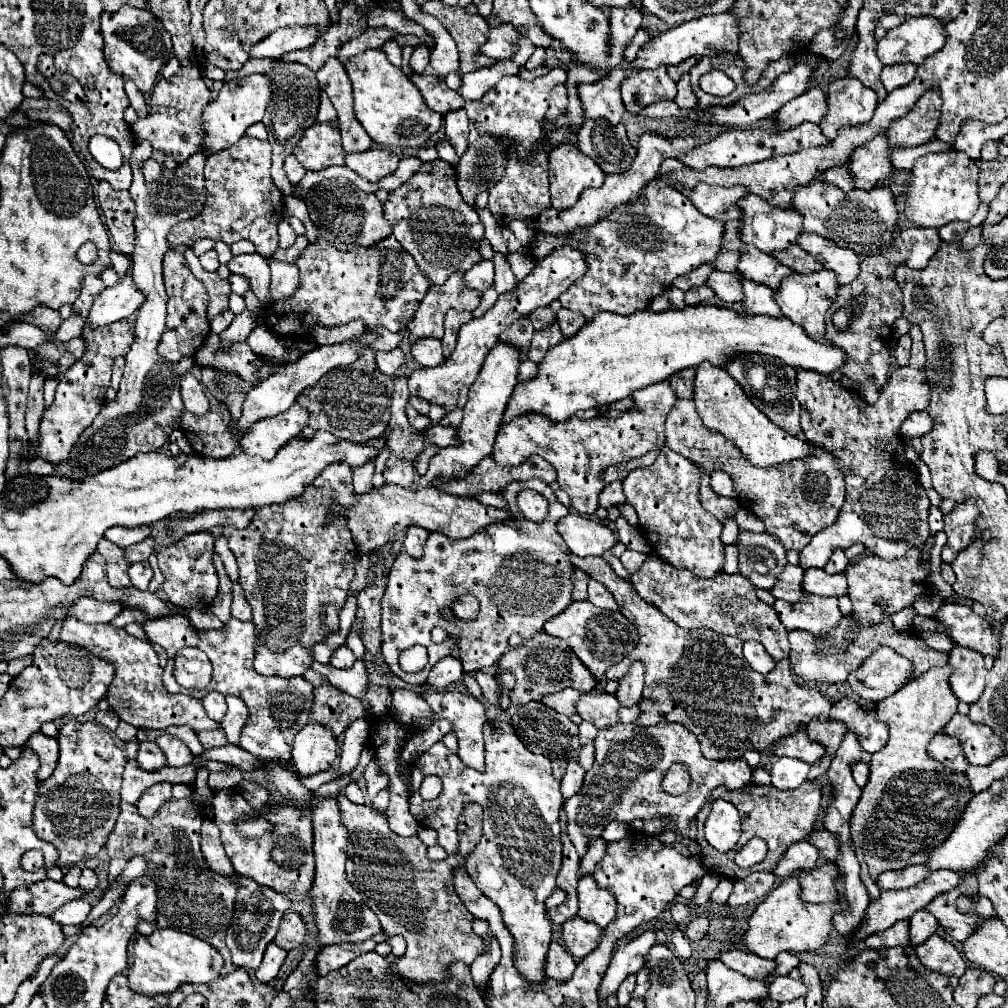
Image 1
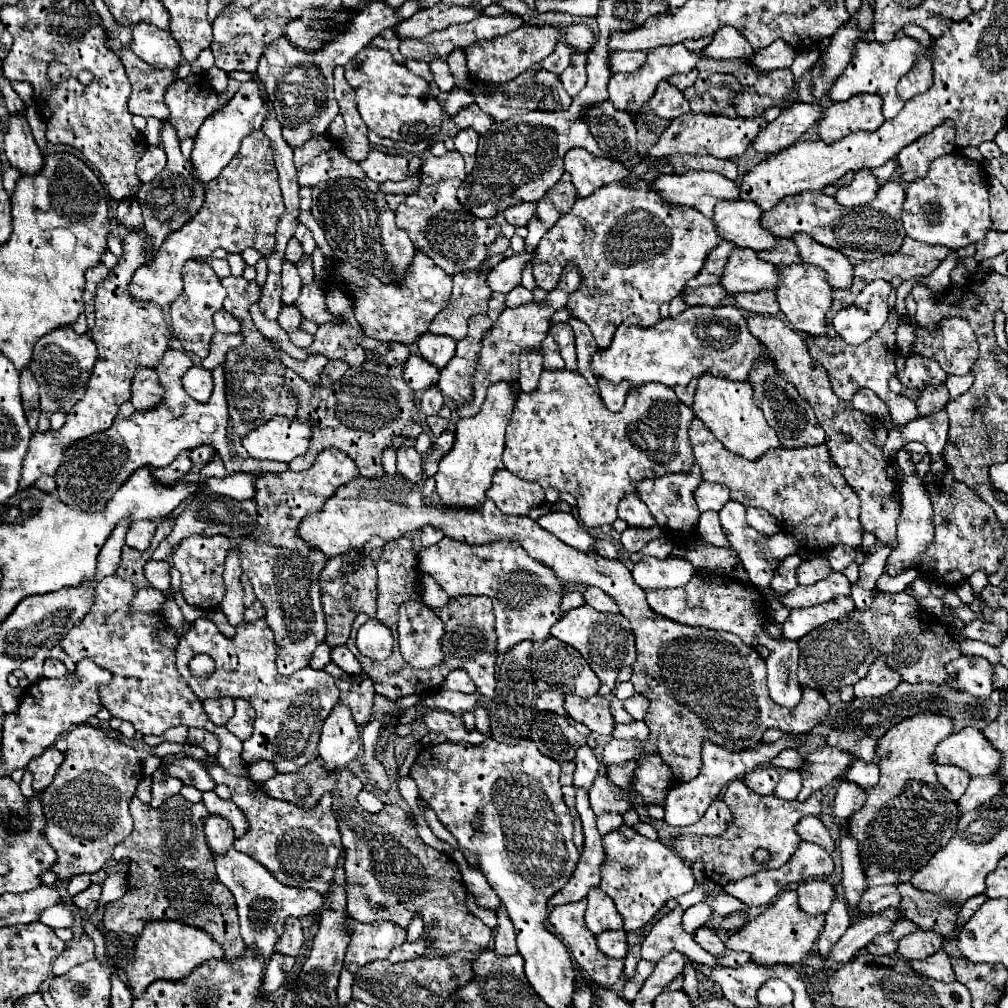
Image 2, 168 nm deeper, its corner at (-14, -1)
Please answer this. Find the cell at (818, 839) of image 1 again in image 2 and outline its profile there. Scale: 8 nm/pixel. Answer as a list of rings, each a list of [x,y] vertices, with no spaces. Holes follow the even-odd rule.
[[[806,816],[800,820],[800,824],[796,824],[796,832],[802,840],[806,842],[814,842],[818,846],[822,846],[828,854],[834,854],[834,840],[830,836],[830,832],[824,828],[822,820],[818,816]]]

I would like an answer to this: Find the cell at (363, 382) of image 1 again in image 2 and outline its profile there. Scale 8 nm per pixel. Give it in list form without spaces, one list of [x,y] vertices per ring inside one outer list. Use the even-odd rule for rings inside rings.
[[[364,336],[360,344],[362,348],[378,354],[382,364],[364,362],[358,368],[350,368],[338,382],[328,388],[314,388],[298,378],[293,370],[286,368],[284,382],[300,400],[296,418],[306,420],[312,426],[308,452],[300,458],[294,458],[290,462],[290,470],[306,470],[314,464],[322,450],[338,448],[356,462],[362,476],[380,478],[384,472],[380,462],[382,450],[392,444],[392,438],[396,434],[410,434],[416,438],[422,432],[422,426],[418,426],[422,420],[414,402],[414,390],[410,390],[402,378],[402,368],[410,356],[410,348],[400,342],[380,342],[368,336]]]

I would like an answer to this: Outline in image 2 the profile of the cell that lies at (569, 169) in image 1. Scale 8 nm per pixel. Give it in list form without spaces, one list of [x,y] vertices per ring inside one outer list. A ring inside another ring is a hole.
[[[574,148],[566,154],[564,170],[572,176],[572,184],[580,198],[590,196],[602,186],[624,180],[630,174],[622,164],[604,156],[594,156],[584,148]]]

